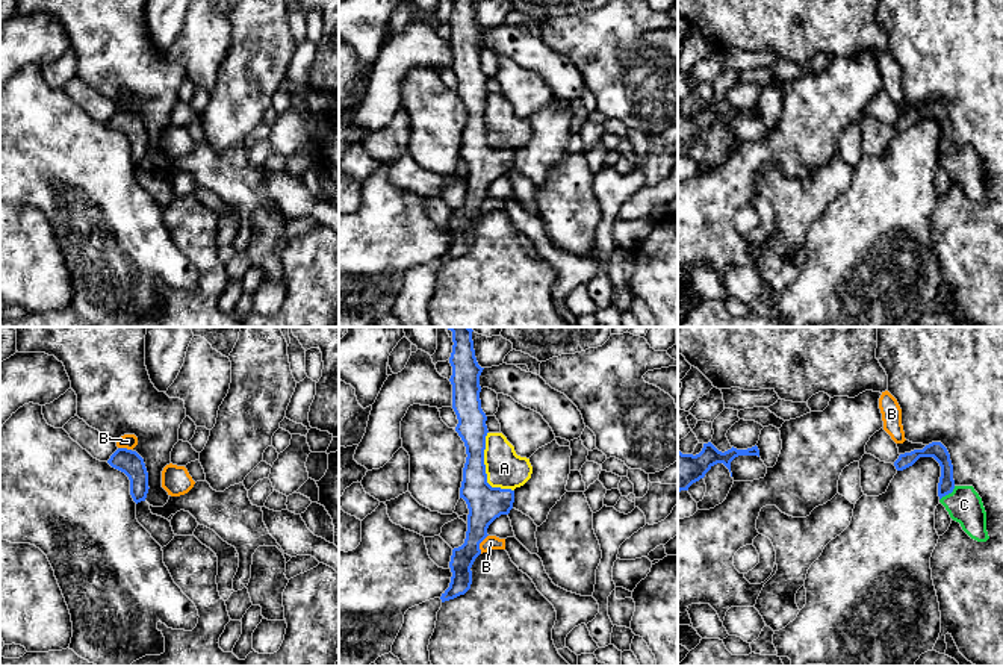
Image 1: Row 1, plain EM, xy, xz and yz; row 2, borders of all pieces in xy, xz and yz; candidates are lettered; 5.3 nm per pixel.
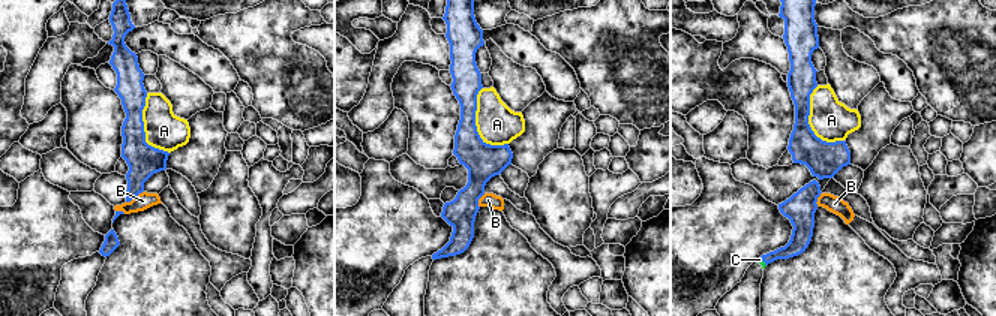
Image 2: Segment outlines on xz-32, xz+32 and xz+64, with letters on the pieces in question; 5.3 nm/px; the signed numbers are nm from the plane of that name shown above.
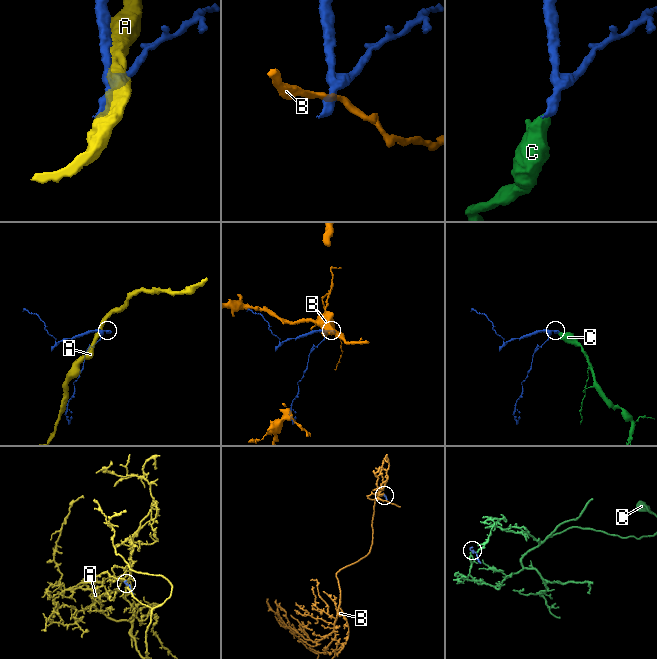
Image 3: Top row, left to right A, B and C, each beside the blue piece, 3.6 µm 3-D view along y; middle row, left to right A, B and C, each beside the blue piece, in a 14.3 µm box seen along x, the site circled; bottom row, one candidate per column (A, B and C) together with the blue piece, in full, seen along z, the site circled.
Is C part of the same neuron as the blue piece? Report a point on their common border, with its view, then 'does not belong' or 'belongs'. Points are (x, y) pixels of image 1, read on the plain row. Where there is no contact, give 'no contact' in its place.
contact yz (947, 155); belongs

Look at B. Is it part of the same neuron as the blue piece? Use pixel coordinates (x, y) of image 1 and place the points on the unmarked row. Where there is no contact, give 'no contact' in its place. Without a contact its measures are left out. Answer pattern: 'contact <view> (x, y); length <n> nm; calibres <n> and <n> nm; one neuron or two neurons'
contact xz (480, 203); length 110 nm; calibres 190 and 80 nm; two neurons

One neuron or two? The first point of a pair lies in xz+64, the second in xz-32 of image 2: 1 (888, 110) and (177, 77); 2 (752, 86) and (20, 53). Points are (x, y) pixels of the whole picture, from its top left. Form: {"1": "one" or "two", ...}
{"1": "two", "2": "two"}

